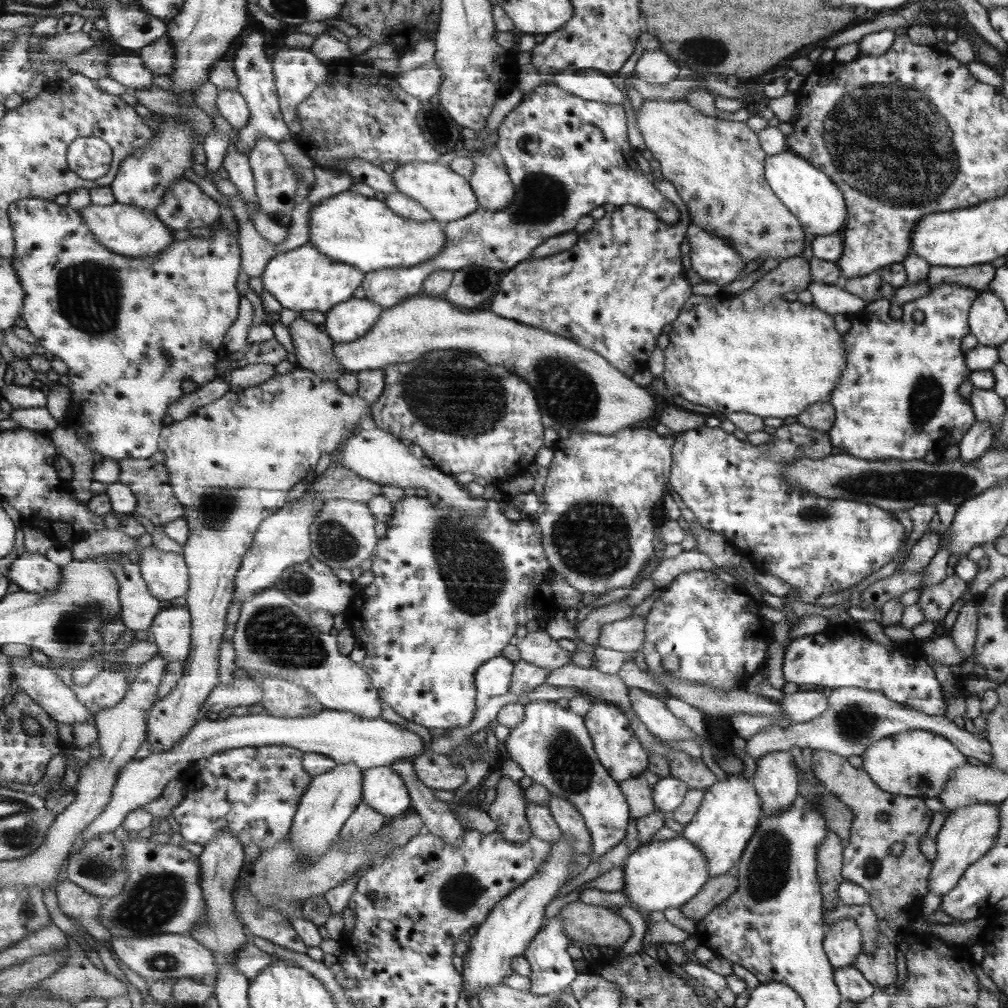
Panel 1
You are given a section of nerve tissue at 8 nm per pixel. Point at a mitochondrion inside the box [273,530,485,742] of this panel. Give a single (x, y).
(300, 583)

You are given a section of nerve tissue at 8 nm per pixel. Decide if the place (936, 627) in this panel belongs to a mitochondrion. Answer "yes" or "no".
no

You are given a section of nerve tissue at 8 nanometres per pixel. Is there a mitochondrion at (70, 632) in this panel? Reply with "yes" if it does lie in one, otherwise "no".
yes

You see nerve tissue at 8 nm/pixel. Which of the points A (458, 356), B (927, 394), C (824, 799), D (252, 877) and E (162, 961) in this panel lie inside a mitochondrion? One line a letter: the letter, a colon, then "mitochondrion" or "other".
A: other
B: mitochondrion
C: mitochondrion
D: other
E: mitochondrion

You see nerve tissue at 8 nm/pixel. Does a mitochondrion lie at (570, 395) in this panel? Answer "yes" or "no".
yes

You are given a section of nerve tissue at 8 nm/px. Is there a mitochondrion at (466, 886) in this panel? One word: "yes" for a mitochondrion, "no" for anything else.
yes

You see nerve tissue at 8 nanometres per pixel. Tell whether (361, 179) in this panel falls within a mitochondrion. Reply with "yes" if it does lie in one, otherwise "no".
no

